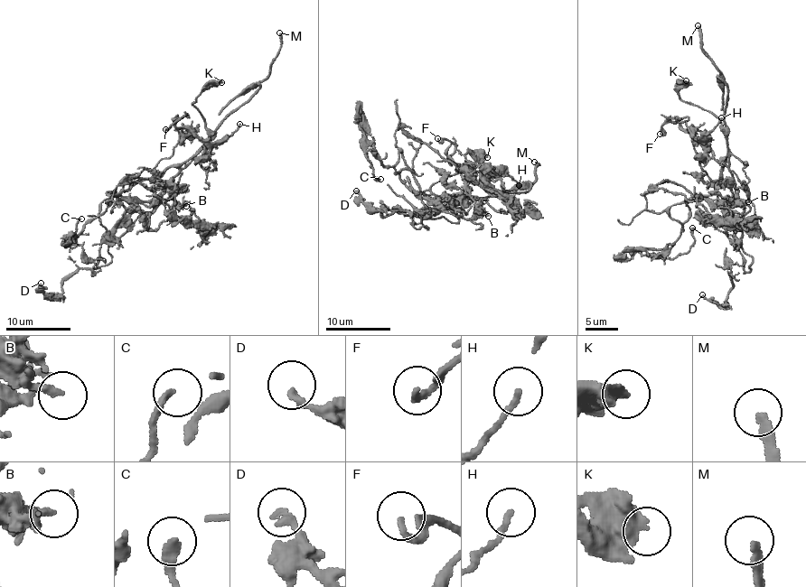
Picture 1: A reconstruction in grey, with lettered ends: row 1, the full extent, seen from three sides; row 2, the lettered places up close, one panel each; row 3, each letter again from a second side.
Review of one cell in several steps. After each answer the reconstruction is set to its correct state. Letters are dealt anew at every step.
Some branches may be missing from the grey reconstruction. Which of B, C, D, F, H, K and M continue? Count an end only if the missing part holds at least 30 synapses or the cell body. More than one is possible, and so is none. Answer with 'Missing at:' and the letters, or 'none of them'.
Missing at: H, M

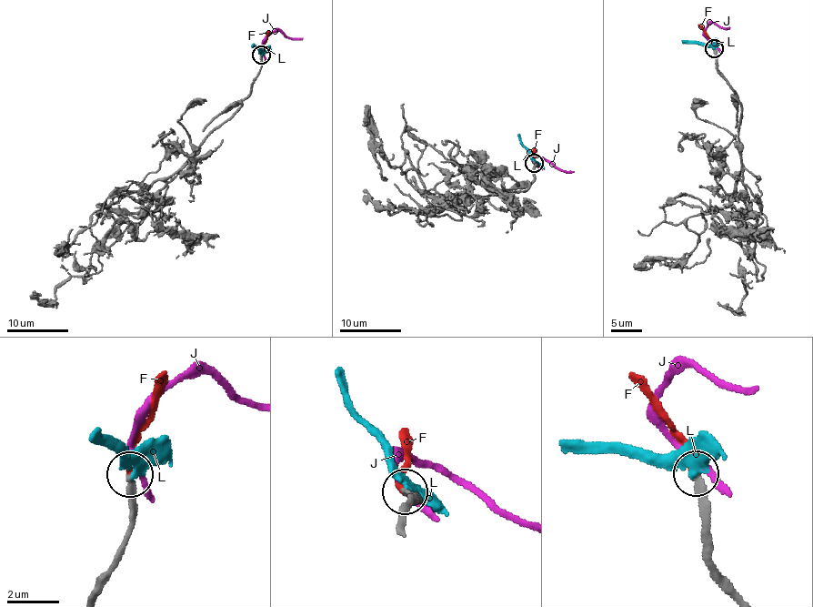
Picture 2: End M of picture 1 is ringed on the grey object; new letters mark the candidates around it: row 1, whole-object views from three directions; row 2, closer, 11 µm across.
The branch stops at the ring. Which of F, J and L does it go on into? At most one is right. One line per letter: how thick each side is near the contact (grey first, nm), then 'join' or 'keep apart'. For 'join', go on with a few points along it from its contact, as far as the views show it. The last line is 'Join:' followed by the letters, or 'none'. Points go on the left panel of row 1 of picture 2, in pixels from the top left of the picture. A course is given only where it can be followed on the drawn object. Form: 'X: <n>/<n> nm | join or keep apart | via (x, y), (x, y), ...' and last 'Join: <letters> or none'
F: 240/240 nm | join | via (261, 54), (269, 30)
J: 240/240 nm | keep apart
L: 240/280 nm | keep apart
Join: F

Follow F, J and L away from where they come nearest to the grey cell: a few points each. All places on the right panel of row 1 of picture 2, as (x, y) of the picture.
F: (714, 47), (712, 40), (697, 24)
J: (716, 47), (705, 32), (708, 25), (715, 23), (722, 28), (729, 29)
L: (714, 49), (682, 41)

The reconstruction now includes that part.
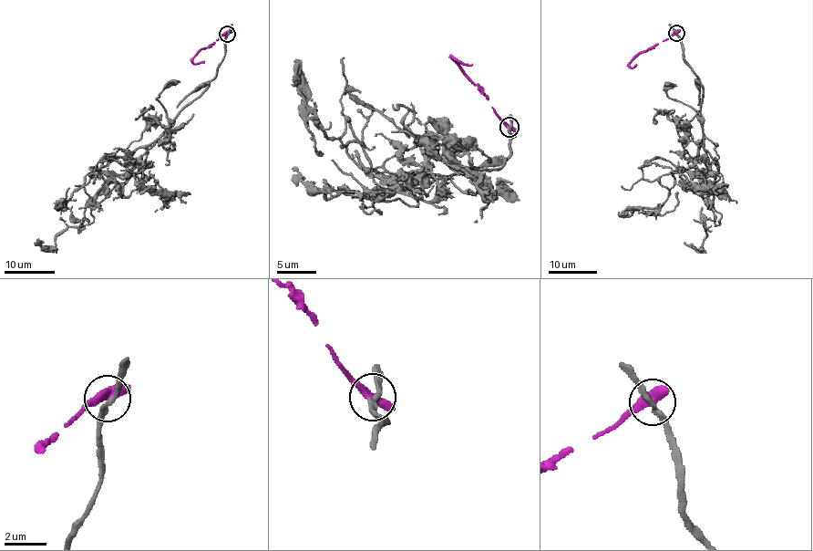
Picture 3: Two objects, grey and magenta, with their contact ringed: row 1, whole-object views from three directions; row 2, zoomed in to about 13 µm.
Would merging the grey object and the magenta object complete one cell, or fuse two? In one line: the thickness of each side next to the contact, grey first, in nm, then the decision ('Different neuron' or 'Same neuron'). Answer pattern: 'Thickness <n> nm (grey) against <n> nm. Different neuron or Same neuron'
Thickness 240 nm (grey) against 400 nm. Different neuron

